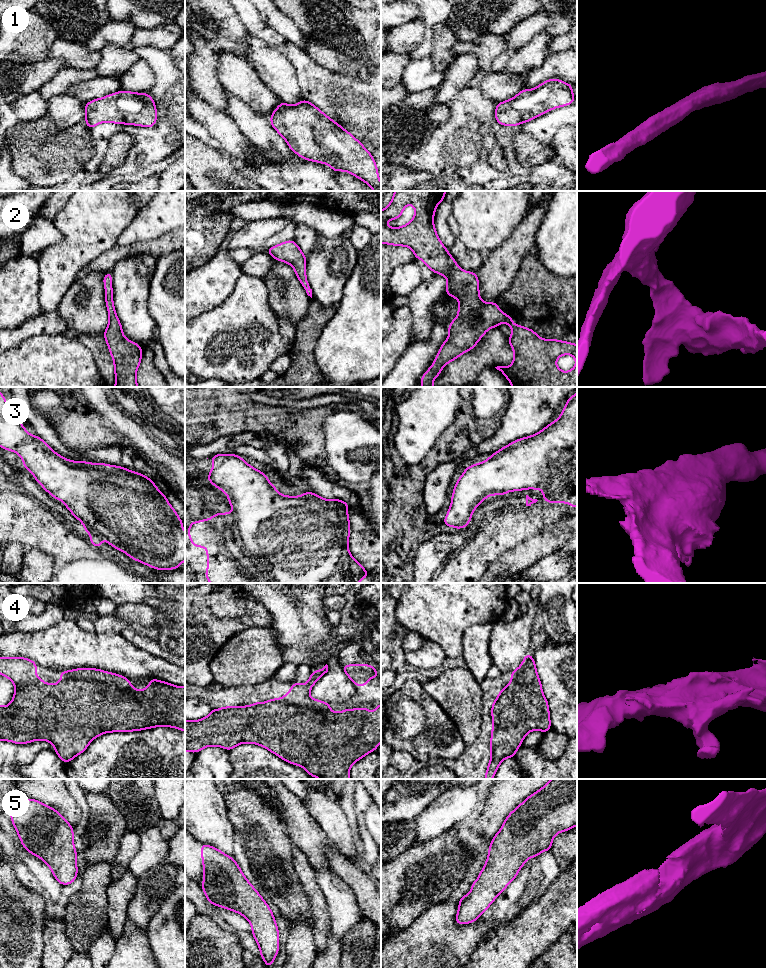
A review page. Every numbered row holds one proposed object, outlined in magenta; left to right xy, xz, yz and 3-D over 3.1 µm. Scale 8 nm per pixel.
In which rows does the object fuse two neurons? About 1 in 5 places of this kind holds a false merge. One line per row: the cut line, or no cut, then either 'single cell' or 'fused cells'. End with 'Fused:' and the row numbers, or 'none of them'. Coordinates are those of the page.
1: no cut | single cell
2: no cut | single cell
3: no cut | single cell
4: no cut | single cell
5: no cut | single cell
Fused: none of them

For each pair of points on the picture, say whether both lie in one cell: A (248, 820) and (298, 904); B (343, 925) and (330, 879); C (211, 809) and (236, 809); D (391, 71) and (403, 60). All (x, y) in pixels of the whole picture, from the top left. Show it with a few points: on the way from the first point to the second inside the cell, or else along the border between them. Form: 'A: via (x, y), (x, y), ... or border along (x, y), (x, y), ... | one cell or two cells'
A: via (269, 841), (283, 859), (288, 878), (293, 883) | one cell
B: via (343, 914), (343, 907), (335, 890) | one cell
C: border along (223, 798), (225, 803) | two cells
D: via (394, 68), (400, 62) | one cell

